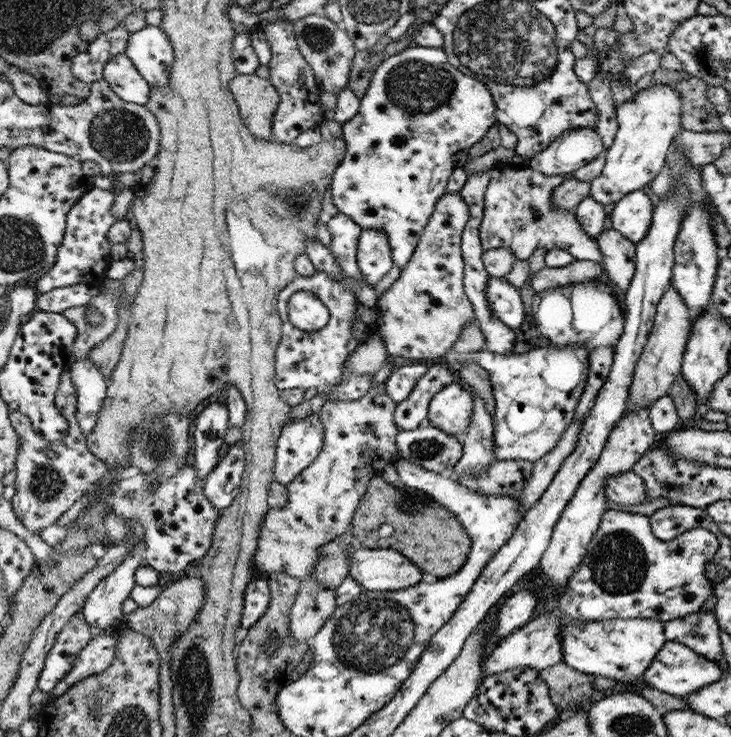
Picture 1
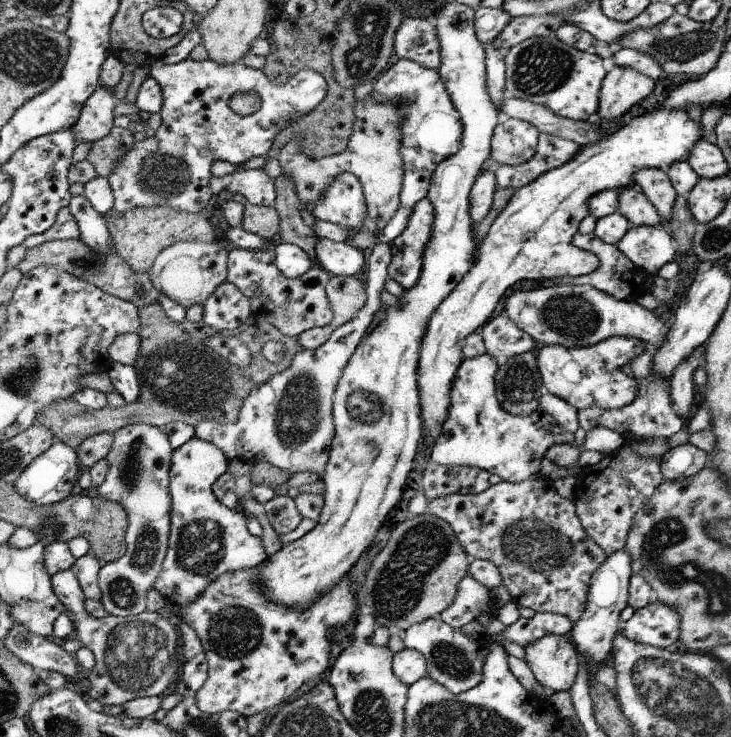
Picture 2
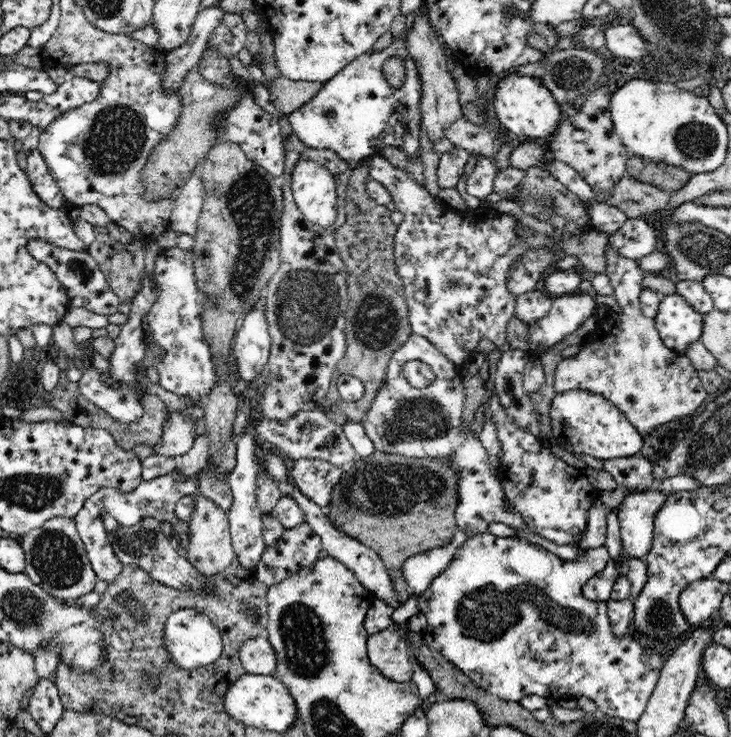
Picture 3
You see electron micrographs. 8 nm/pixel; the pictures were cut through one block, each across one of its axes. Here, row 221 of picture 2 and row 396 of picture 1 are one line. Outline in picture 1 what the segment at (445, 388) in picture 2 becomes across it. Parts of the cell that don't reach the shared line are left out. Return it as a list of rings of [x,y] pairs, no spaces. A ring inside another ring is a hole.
[[[586,344],[564,348],[544,347],[516,354],[483,350],[467,360],[484,368],[492,382],[496,401],[493,416],[493,444],[496,461],[536,461],[551,452],[574,419],[574,410],[586,388],[588,354]]]

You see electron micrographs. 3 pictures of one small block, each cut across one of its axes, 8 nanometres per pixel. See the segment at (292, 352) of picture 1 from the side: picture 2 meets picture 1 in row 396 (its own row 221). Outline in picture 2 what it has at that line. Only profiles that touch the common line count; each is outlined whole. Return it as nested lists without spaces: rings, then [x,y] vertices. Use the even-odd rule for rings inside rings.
[[[342,173],[334,179],[327,193],[308,210],[316,219],[359,230],[366,214],[366,199],[358,177]]]

